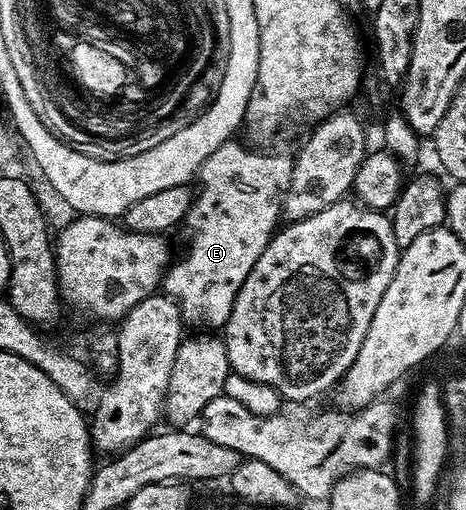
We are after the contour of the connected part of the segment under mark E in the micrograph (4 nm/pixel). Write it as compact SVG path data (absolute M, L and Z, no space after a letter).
M232 140L221 144L221 148L217 148L217 152L213 152L213 156L209 156L209 160L205 160L205 164L201 164L197 175L197 183L199 182L199 190L194 195L191 210L187 213L185 226L191 229L191 243L187 246L183 258L176 257L171 265L167 267L163 281L162 289L173 299L179 306L179 314L182 316L184 323L188 327L194 328L199 332L215 332L218 331L229 320L229 312L233 312L233 300L237 300L237 292L241 292L241 284L245 284L245 276L249 276L249 272L253 272L253 264L257 264L257 260L261 260L261 252L265 252L265 248L275 237L281 226L283 218L283 201L287 195L289 188L289 180L291 179L291 163L290 157L286 158L283 154L262 154L259 148L252 148L250 145L242 146L239 140Z

